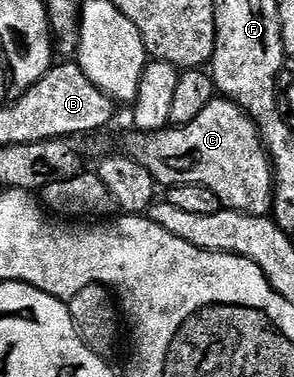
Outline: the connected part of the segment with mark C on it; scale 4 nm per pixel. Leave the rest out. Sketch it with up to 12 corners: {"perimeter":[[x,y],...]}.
{"perimeter":[[227,98],[186,126],[132,132],[158,187],[199,184],[260,218],[273,165]]}

